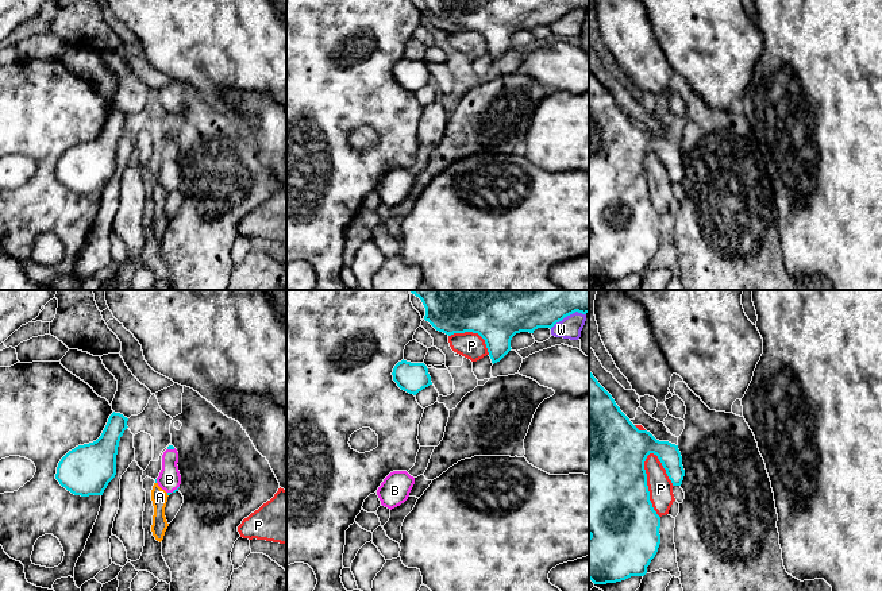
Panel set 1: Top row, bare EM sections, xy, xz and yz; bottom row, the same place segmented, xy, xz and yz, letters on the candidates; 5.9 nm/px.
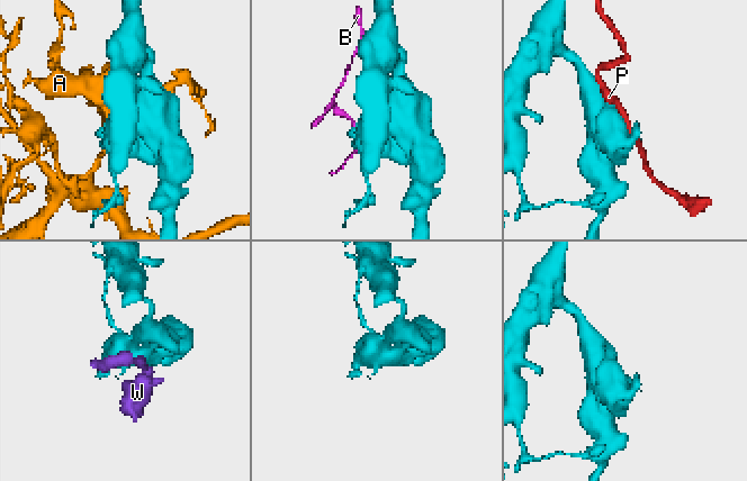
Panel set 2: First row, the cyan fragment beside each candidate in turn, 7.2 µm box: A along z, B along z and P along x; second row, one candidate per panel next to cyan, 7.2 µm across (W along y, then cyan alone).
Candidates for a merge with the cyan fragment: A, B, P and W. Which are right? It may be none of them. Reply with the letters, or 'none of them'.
B

